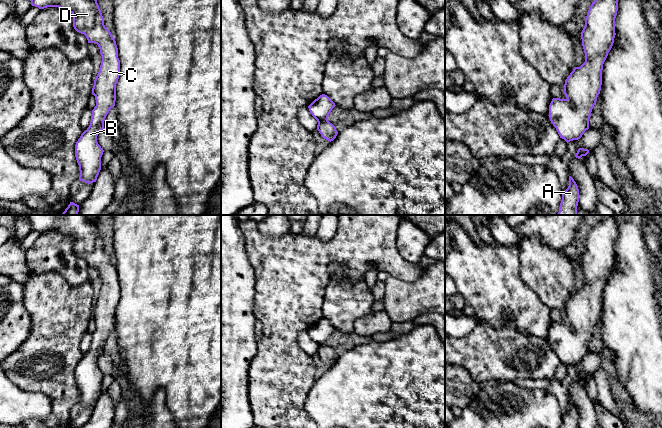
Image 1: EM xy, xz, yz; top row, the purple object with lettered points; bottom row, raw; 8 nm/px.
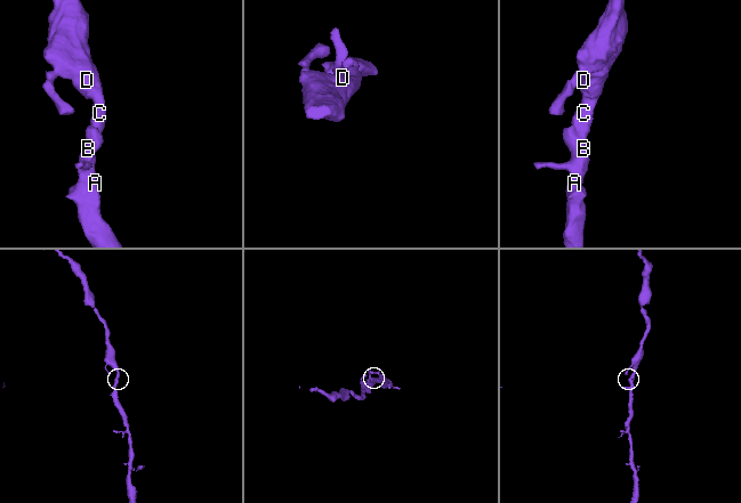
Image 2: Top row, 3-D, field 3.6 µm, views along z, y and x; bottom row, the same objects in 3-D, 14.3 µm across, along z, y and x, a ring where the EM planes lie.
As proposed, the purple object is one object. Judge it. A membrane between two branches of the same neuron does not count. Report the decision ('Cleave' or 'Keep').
Keep

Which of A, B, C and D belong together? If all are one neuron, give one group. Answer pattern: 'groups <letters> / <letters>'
groups A B C D

